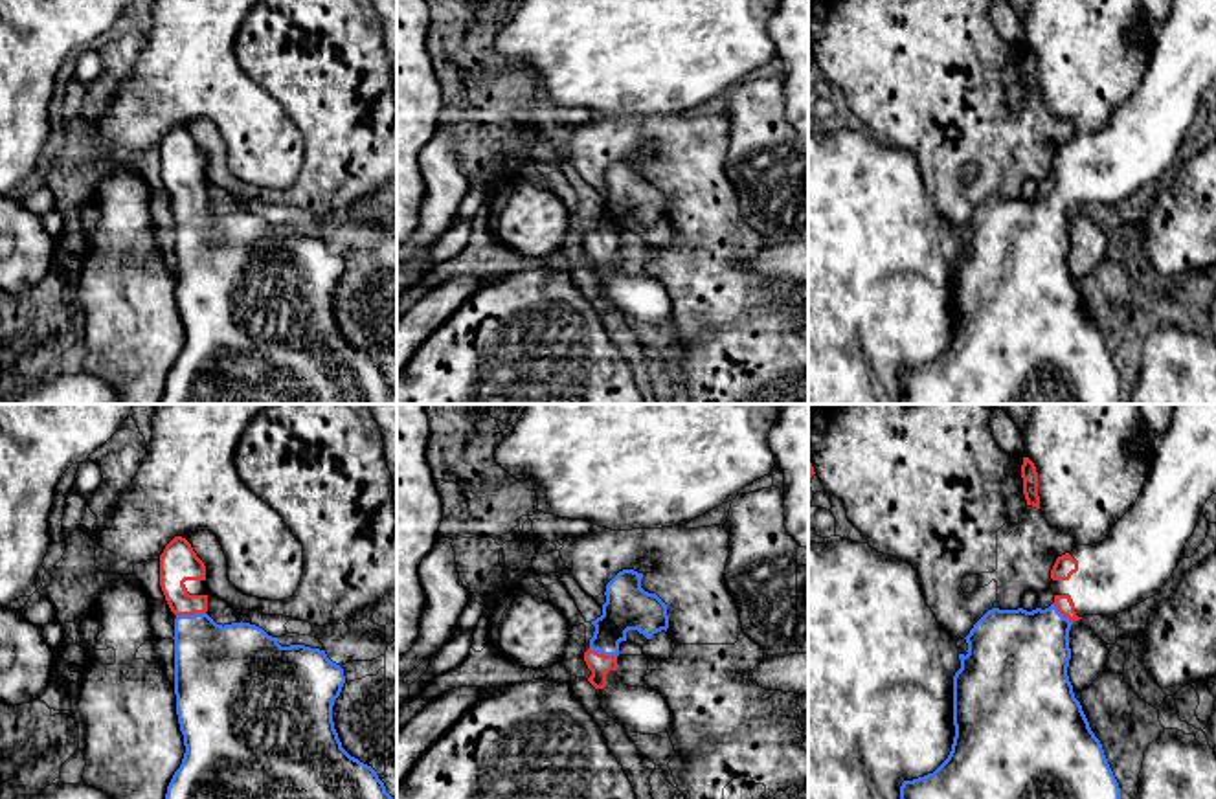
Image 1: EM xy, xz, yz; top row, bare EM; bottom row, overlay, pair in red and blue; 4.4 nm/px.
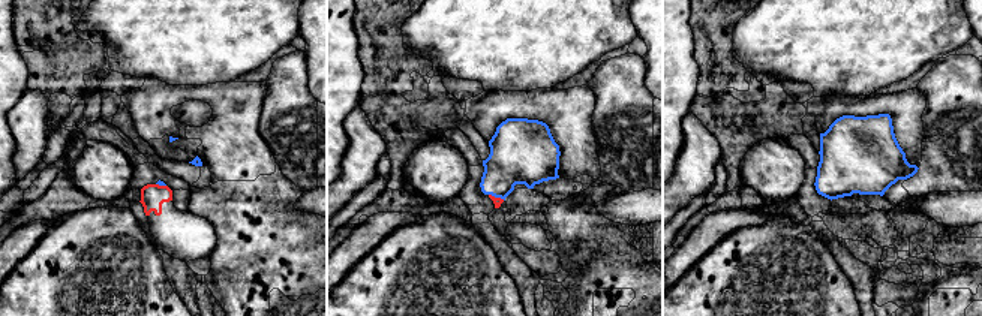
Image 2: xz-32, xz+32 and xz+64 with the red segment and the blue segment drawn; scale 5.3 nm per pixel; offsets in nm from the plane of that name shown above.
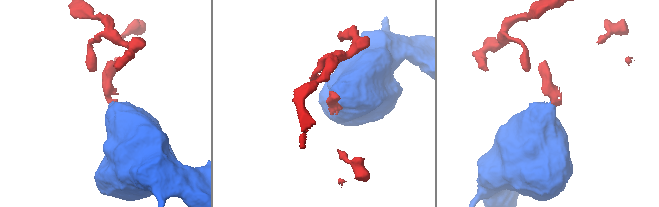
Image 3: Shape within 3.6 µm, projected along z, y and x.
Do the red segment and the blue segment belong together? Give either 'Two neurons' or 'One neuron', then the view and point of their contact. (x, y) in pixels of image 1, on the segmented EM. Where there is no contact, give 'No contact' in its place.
One neuron. Touches red at xy (190, 614)

